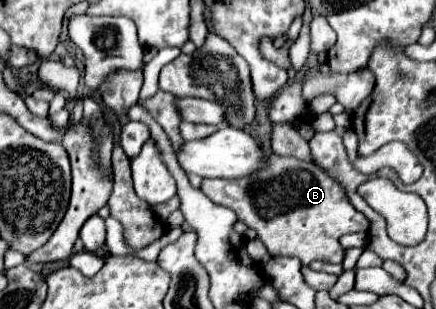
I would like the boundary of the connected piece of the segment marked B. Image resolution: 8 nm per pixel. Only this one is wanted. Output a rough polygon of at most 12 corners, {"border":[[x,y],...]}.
{"border":[[270,155],[244,179],[202,179],[270,255],[342,263],[368,231],[314,163]]}

